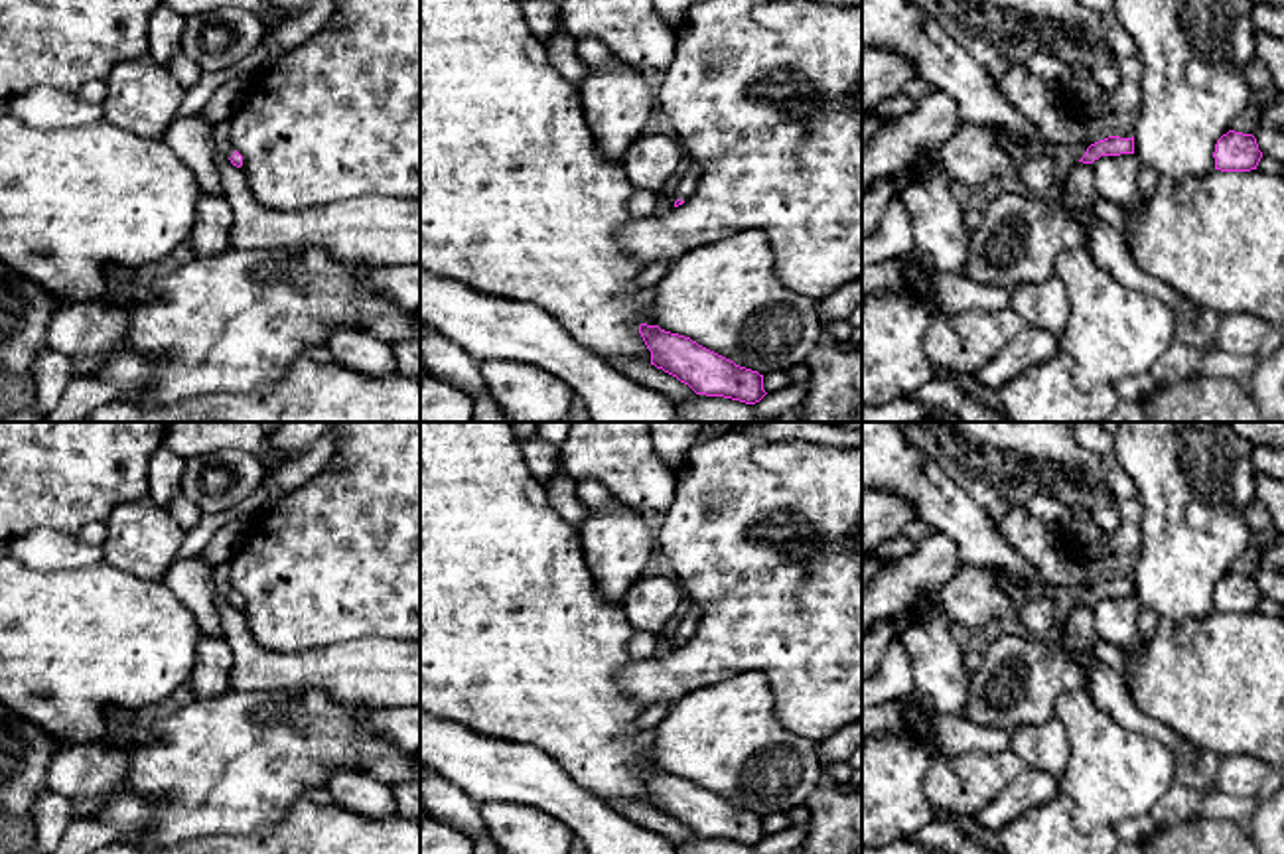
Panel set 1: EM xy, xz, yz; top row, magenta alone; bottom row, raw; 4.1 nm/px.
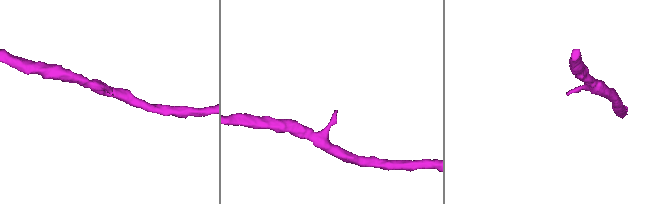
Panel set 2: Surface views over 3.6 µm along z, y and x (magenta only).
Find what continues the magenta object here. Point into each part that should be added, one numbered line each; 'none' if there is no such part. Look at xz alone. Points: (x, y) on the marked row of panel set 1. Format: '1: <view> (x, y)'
none

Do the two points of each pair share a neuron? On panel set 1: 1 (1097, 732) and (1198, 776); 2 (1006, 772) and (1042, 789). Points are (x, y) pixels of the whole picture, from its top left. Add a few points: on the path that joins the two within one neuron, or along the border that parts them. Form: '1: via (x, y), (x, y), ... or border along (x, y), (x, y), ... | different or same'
1: border along (1142, 734), (1158, 740), (1172, 754), (1176, 782) | different
2: border along (1026, 766), (983, 807) | different

